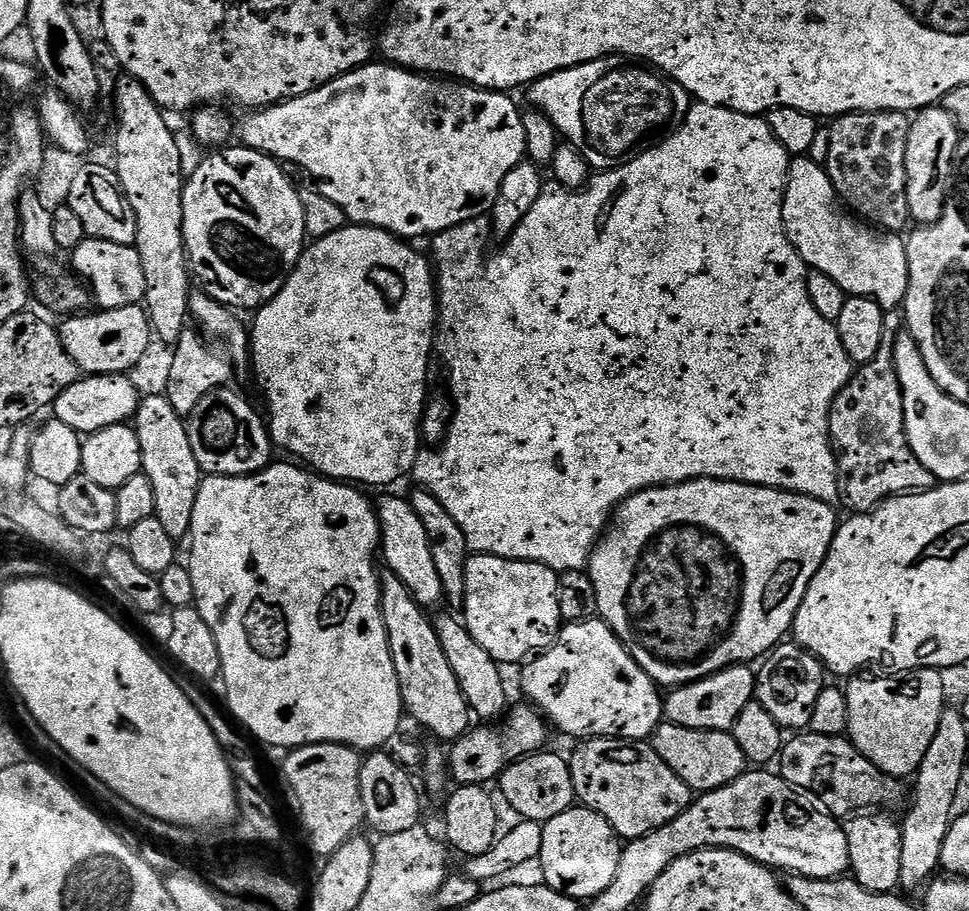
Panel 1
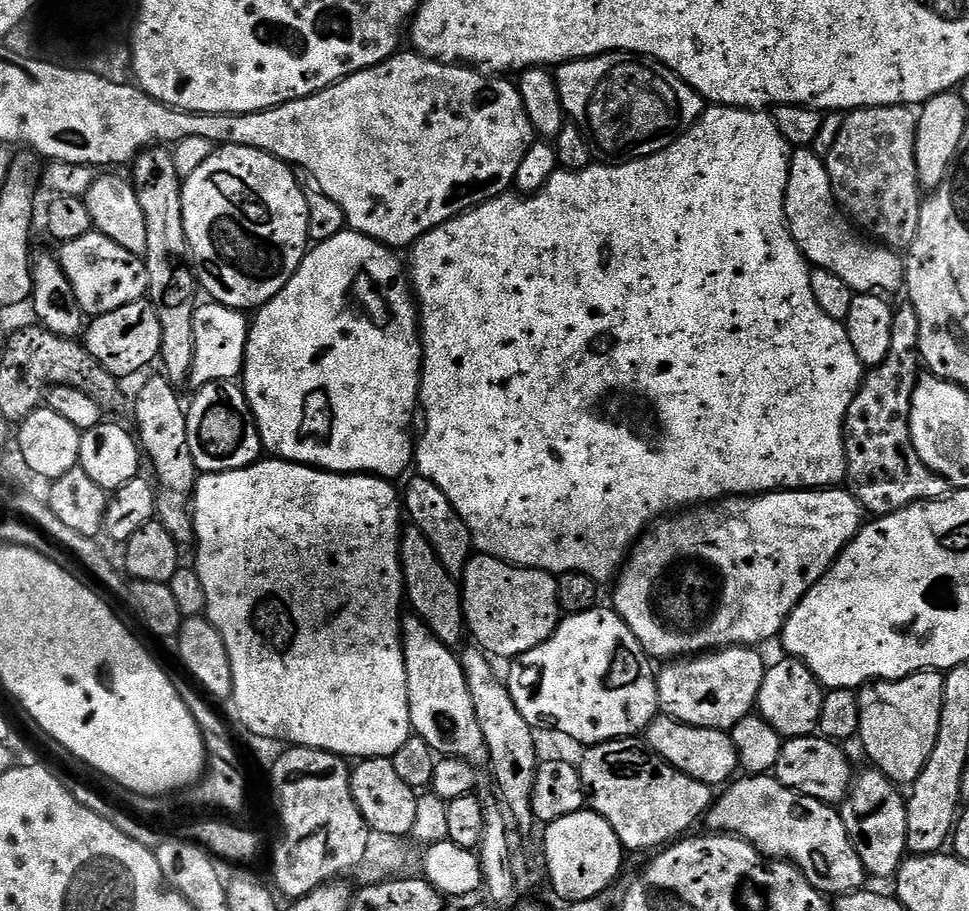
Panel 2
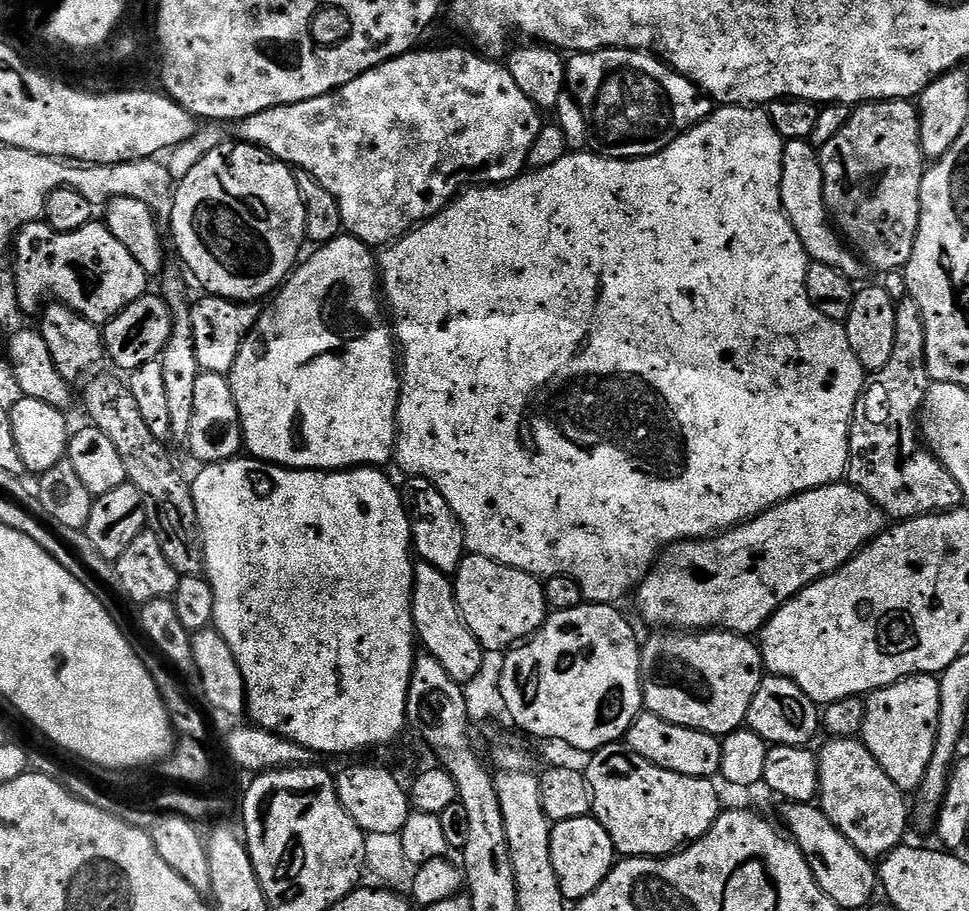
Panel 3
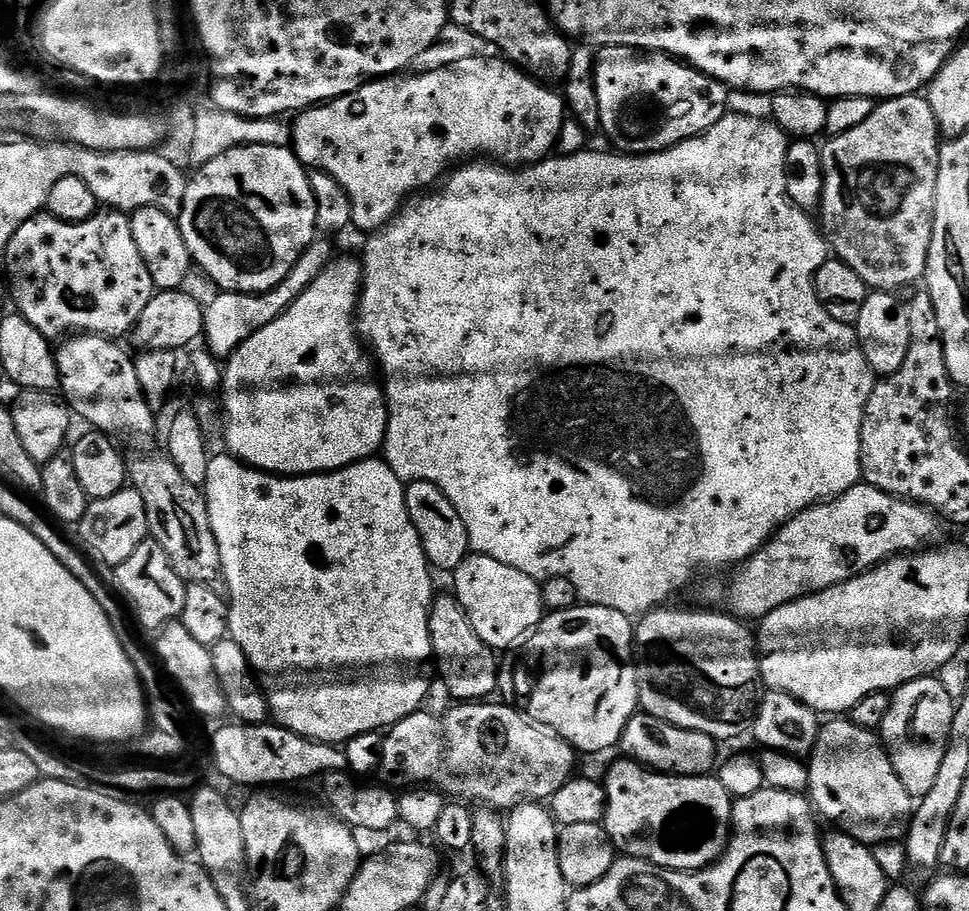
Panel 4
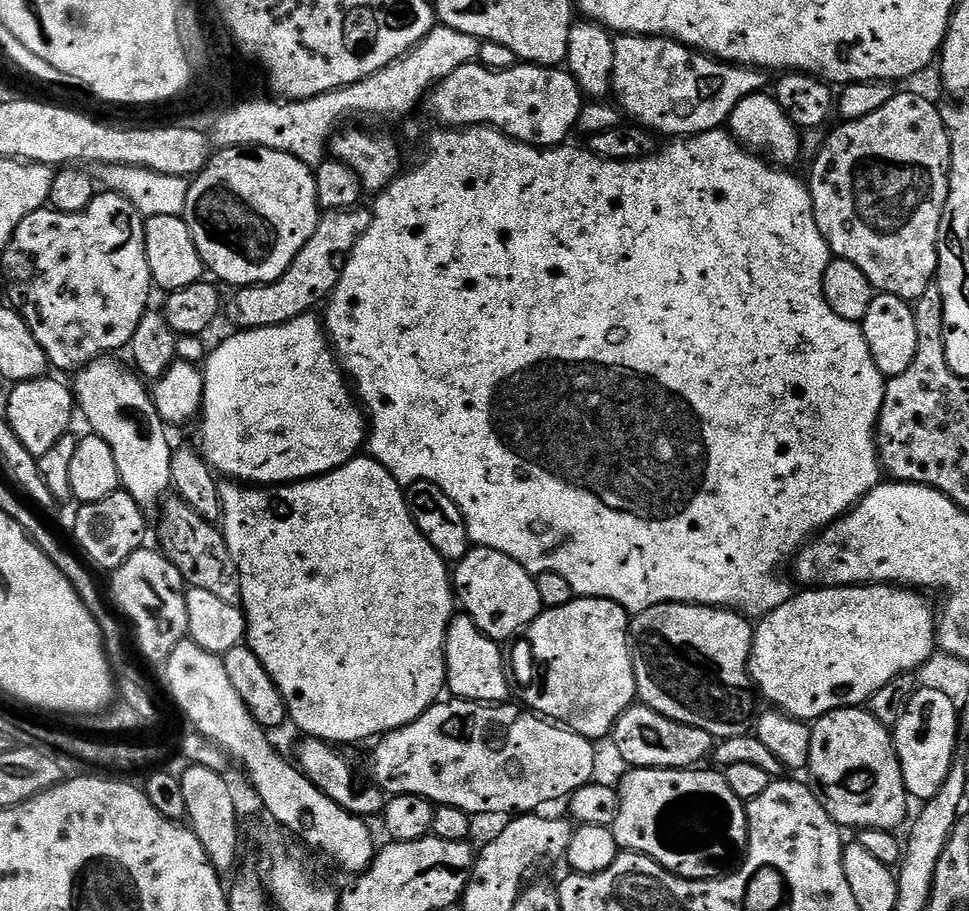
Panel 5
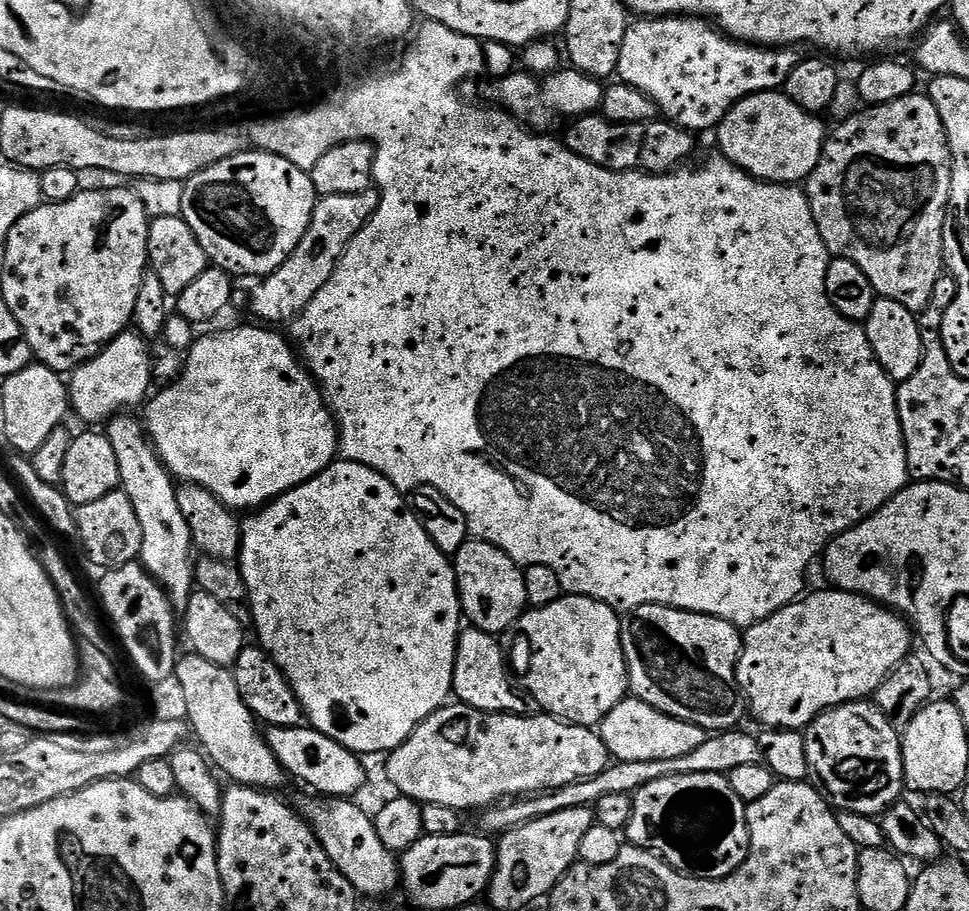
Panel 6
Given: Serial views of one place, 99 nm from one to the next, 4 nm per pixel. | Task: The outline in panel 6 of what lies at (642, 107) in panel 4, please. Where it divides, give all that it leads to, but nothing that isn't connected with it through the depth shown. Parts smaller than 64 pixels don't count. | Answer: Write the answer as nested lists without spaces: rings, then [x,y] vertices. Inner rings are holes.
[[[640,18],[629,23],[626,38],[622,38],[622,50],[616,71],[623,83],[646,94],[660,107],[663,119],[679,128],[686,128],[693,134],[699,134],[707,128],[715,129],[739,100],[744,100],[756,92],[775,92],[783,89],[786,78],[790,78],[790,70],[794,70],[798,63],[798,56],[792,52],[795,51],[784,46],[753,46],[734,40],[725,36],[704,18]]]

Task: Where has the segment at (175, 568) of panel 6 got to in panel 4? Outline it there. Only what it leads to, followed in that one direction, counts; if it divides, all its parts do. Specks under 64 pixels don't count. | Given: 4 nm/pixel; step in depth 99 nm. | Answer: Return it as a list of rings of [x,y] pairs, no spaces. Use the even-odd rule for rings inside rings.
[[[69,335],[59,345],[61,348],[55,349],[60,375],[59,391],[69,409],[95,431],[116,438],[148,436],[156,428],[157,413],[140,389],[135,359],[131,355],[128,357],[116,344],[119,343],[115,339],[106,336]]]

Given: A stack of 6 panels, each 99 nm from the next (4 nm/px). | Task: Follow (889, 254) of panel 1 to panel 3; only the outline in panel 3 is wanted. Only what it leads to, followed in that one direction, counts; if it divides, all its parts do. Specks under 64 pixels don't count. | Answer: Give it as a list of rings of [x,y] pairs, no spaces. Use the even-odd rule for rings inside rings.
[[[790,140],[784,146],[782,162],[782,206],[796,233],[802,238],[804,249],[815,263],[834,266],[854,282],[866,272],[863,259],[846,243],[838,231],[824,197],[824,171],[818,149],[808,140]]]

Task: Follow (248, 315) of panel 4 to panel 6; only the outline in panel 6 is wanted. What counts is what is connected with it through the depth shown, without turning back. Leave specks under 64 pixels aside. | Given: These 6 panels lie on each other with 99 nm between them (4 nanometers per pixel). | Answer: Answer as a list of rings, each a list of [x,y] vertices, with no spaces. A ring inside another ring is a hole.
[[[370,187],[362,194],[334,194],[322,196],[316,201],[316,209],[308,227],[291,258],[271,276],[265,276],[252,292],[252,312],[257,321],[268,326],[280,326],[287,320],[295,321],[306,305],[324,289],[326,282],[336,273],[338,262],[348,249],[348,244],[362,231],[380,206],[380,194]]]

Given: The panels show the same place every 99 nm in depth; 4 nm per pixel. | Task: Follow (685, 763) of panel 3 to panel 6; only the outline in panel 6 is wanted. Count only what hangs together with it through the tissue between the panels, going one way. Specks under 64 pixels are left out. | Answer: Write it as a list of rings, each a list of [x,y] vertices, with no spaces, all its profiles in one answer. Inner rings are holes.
[[[626,698],[606,714],[606,718],[598,726],[602,742],[606,742],[609,757],[616,762],[652,762],[662,758],[682,758],[682,754],[691,754],[697,746],[702,746],[710,734],[707,728],[691,724],[685,720],[679,720],[673,716],[667,716],[665,712],[654,710],[646,702],[635,698]]]

